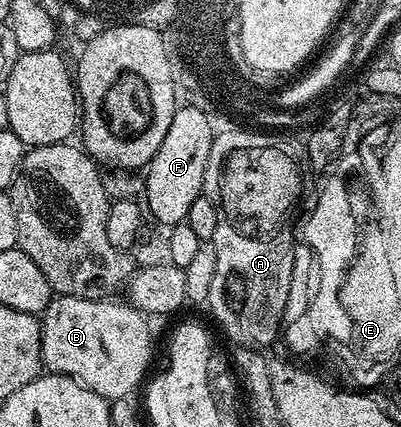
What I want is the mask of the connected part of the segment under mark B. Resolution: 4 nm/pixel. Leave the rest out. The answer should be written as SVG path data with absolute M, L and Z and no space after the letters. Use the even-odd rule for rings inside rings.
M60 295L54 296L53 300L49 302L49 306L45 308L43 316L40 318L41 322L41 363L48 372L62 373L64 377L74 377L81 385L85 385L91 391L98 393L100 397L112 399L115 397L128 397L134 391L133 388L140 383L145 377L145 372L149 369L149 360L153 357L153 341L149 338L149 325L146 314L141 310L133 308L128 303L113 301L117 299L98 299L92 301L86 297L62 297Z

